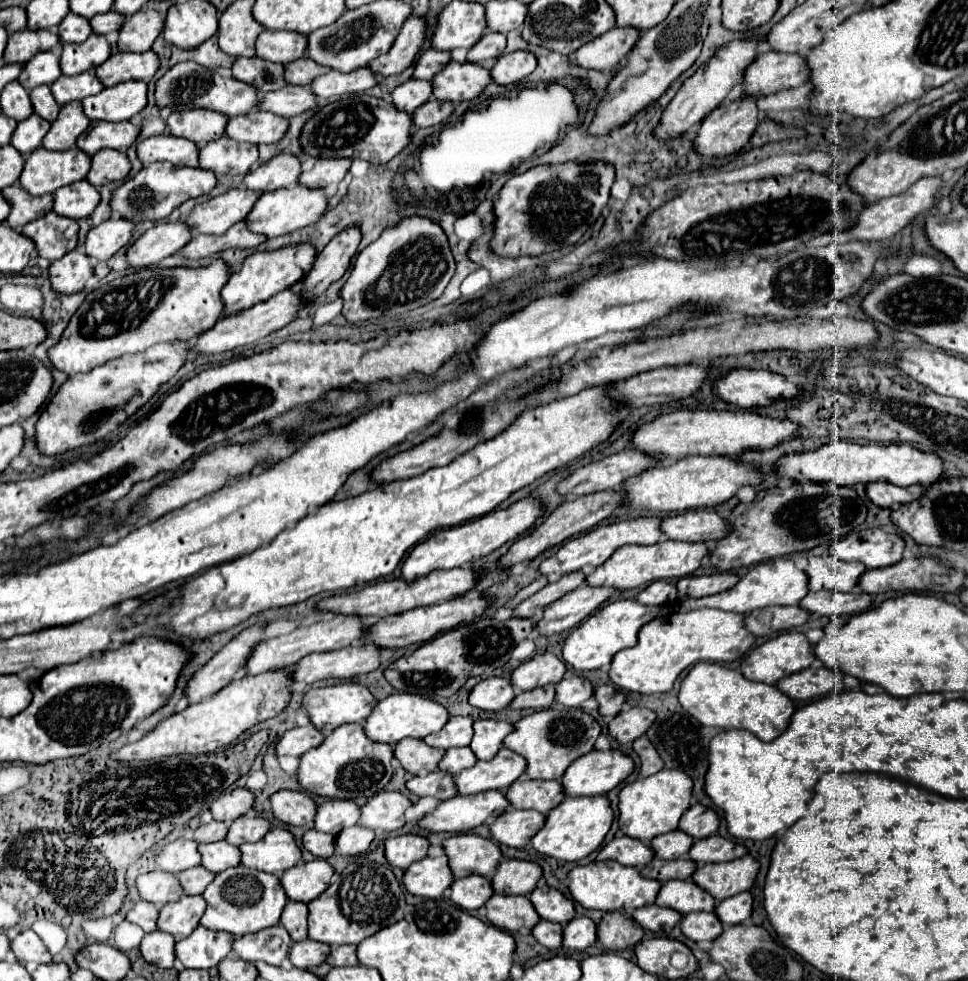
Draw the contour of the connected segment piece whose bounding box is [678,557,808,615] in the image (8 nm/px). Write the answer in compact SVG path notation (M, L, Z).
M780 557L772 559L766 563L760 563L752 567L736 585L734 589L728 589L726 593L710 595L710 597L700 597L700 599L686 599L678 605L678 613L682 611L692 611L692 609L702 609L702 607L714 607L722 611L734 611L740 615L746 615L754 609L770 607L770 605L798 605L800 599L808 593L808 577L804 571L800 571L790 559Z

